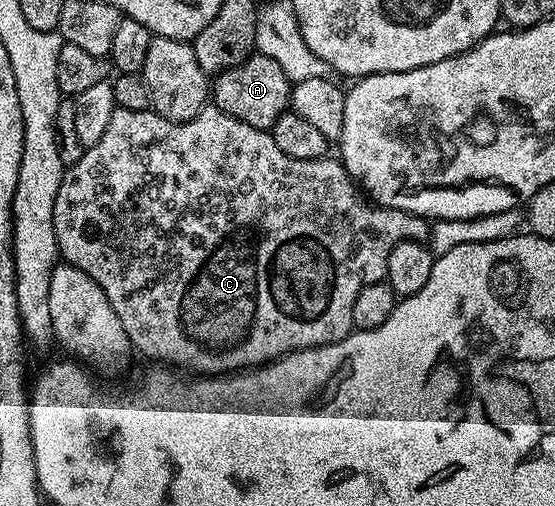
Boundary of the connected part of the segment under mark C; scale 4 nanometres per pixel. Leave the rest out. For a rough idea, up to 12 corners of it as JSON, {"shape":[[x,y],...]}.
{"shape":[[215,106],[116,108],[54,198],[129,345],[353,331],[430,224]]}

